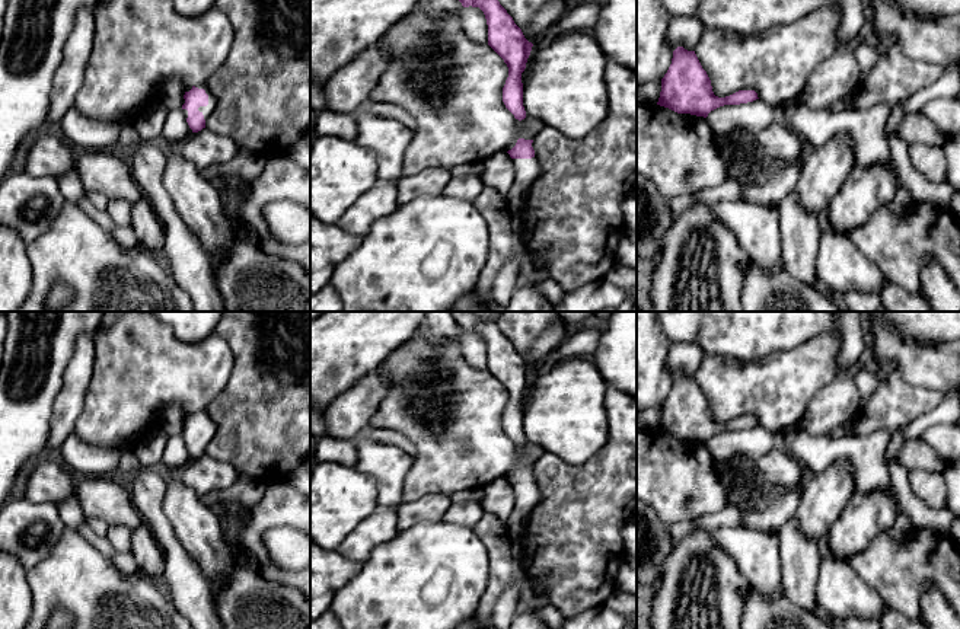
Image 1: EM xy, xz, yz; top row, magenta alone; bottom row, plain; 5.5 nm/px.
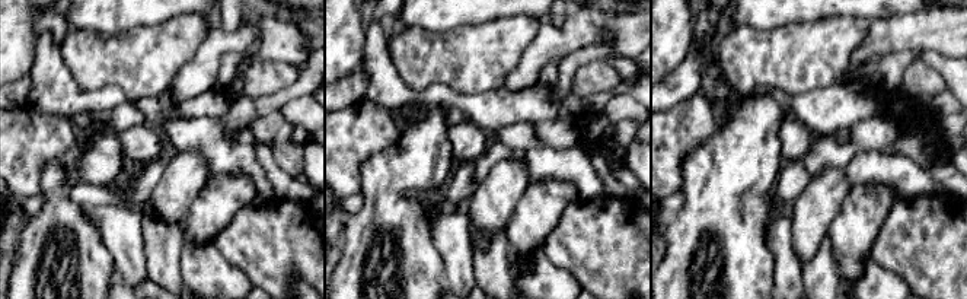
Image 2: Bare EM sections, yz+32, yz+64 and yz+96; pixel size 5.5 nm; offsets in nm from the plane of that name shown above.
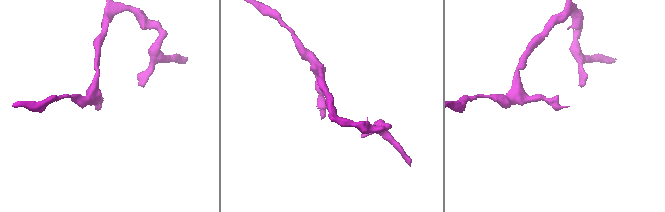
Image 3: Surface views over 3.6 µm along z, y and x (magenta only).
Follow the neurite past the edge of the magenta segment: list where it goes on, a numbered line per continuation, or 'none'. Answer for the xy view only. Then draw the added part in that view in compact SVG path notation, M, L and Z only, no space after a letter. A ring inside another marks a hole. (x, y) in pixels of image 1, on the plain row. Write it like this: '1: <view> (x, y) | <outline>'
1: xy (207, 437) | M200 411L200 412L195 412L195 414L204 415L205 419L208 421L208 431L198 434L198 437L204 441L204 446L207 447L207 446L210 444L210 441L213 440L217 427L216 427L216 424L213 422L213 419L208 416L207 411Z

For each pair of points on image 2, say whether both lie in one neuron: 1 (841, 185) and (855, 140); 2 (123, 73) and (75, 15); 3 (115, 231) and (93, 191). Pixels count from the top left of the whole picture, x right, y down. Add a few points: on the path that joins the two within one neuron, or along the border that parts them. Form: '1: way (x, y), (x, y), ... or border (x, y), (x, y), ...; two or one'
1: border (843, 167), (825, 167), (813, 175); two
2: border (70, 28), (89, 28), (102, 34), (118, 35); two
3: border (121, 203), (86, 204), (83, 207); two

